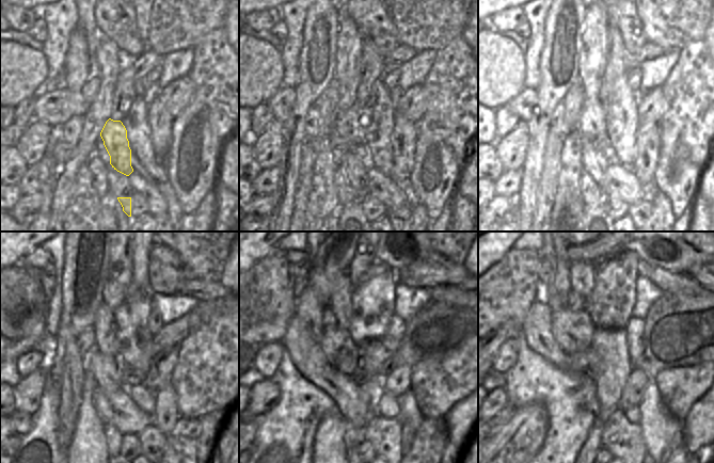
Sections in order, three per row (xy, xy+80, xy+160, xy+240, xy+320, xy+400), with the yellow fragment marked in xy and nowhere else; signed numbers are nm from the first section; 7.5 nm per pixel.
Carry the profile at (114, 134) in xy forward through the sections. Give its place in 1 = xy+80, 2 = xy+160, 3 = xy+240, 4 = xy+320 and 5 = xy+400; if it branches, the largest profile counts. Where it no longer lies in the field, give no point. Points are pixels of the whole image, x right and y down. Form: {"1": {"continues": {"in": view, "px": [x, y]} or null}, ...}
{"1": {"continues": {"in": "xy+80", "px": [350, 126]}}, "2": {"continues": {"in": "xy+160", "px": [589, 118]}}, "3": {"continues": {"in": "xy+240", "px": [105, 326]}}, "4": {"continues": {"in": "xy+320", "px": [340, 301]}}, "5": {"continues": {"in": "xy+400", "px": [582, 274]}}}

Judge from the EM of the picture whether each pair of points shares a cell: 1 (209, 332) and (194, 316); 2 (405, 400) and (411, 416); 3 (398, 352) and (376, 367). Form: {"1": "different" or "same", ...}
{"1": "different", "2": "same", "3": "different"}

